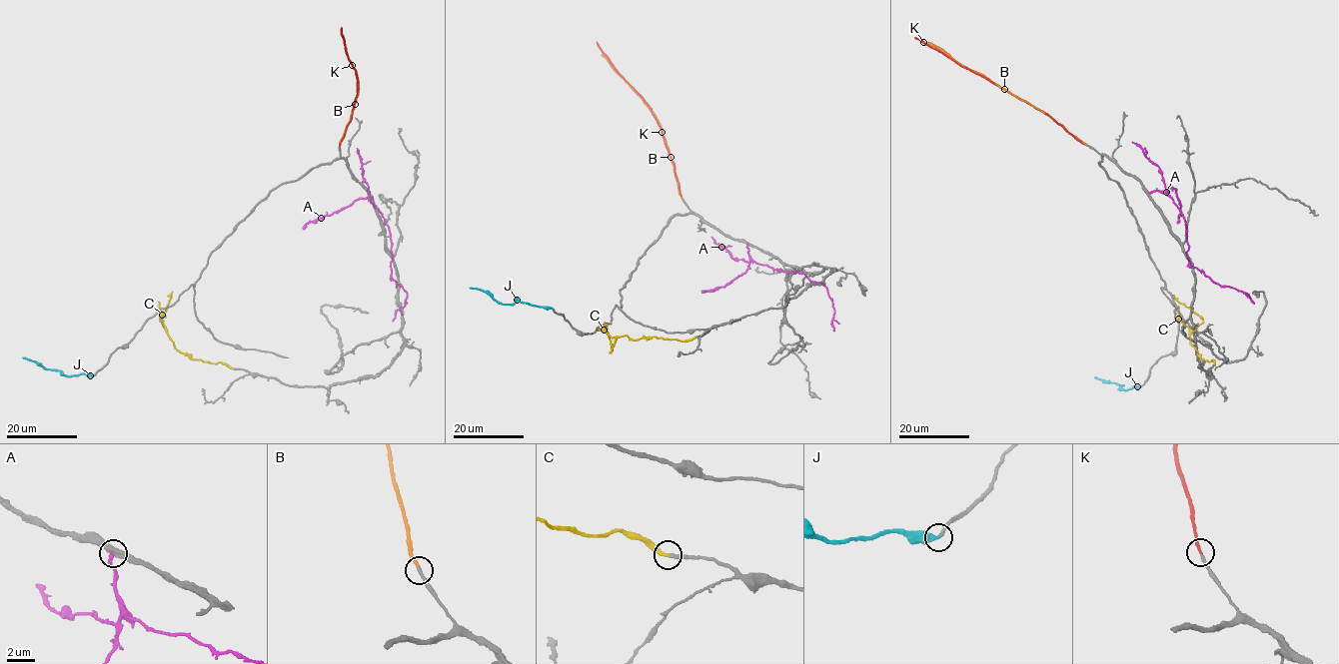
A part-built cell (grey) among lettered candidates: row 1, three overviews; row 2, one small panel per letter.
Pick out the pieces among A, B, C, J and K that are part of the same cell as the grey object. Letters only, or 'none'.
C, J, K

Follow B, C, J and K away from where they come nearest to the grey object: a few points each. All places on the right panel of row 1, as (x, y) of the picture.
B: (1084, 144), (1042, 112), (958, 63), (928, 41)
C: (1214, 364), (1213, 360), (1199, 359), (1190, 343), (1190, 334), (1203, 323), (1200, 316), (1173, 295)
J: (1140, 386), (1124, 390), (1121, 387), (1123, 384), (1094, 376)
K: (1083, 144), (1047, 115), (914, 37)

